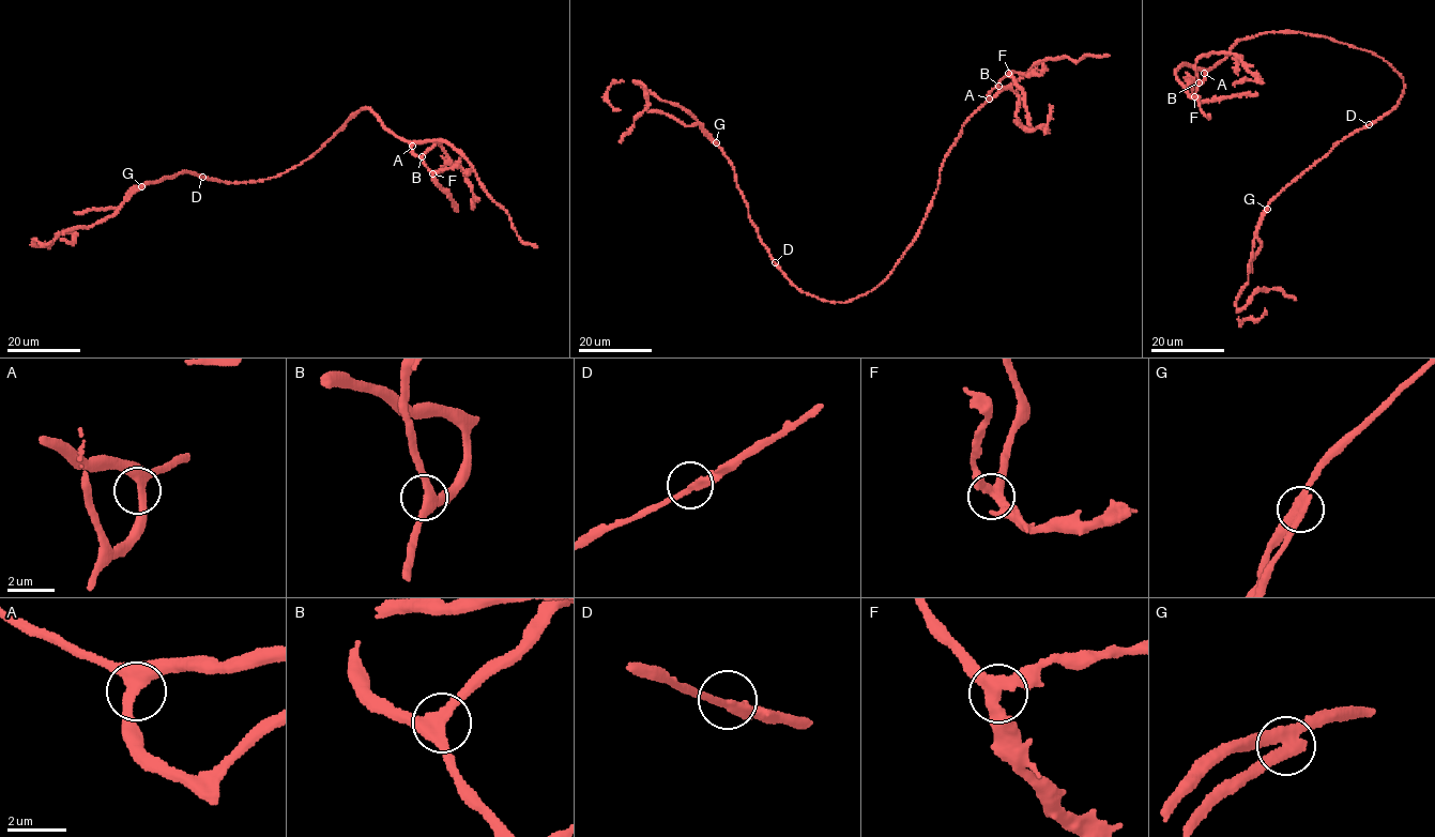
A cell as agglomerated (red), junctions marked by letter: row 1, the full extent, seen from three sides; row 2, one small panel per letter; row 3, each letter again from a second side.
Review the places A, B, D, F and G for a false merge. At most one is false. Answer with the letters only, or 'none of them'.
G

